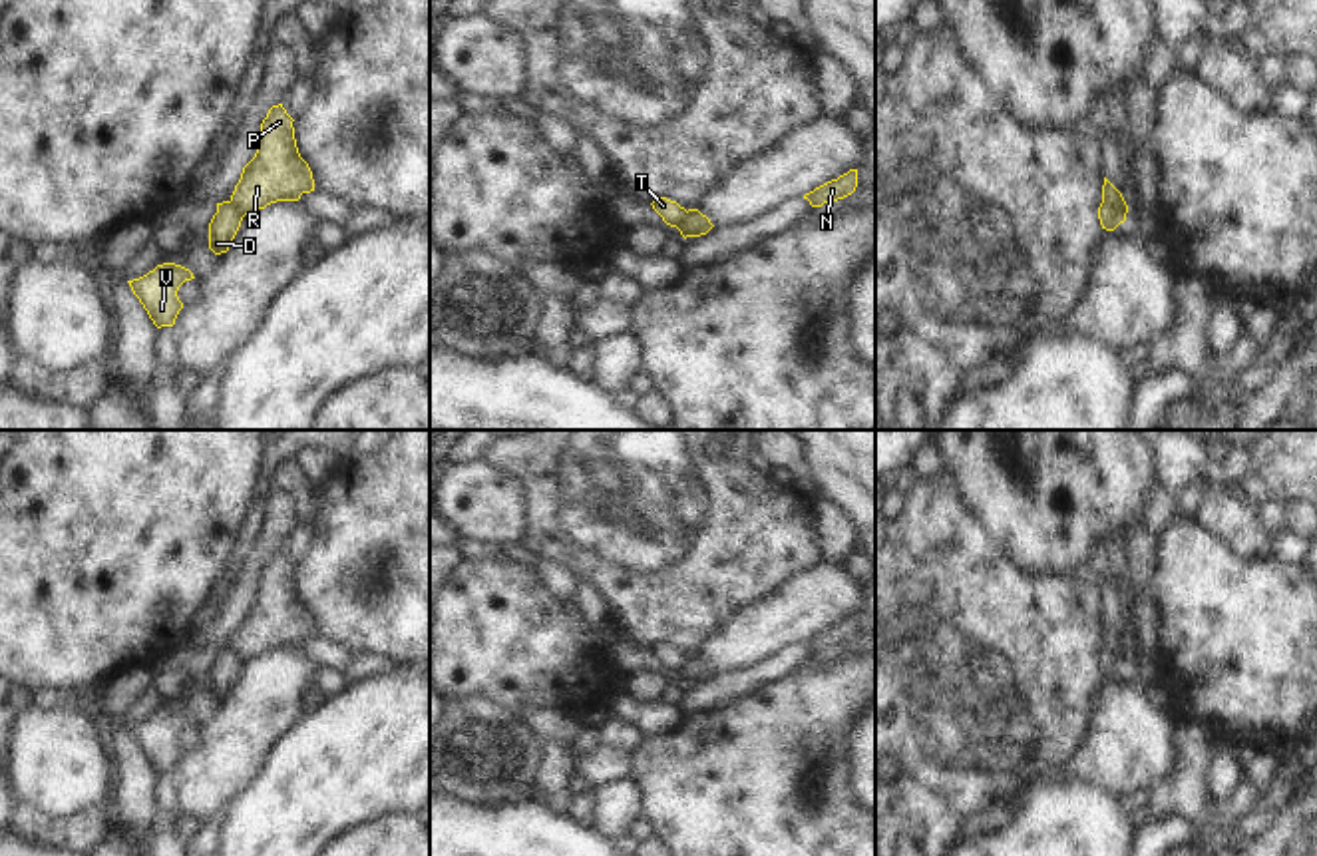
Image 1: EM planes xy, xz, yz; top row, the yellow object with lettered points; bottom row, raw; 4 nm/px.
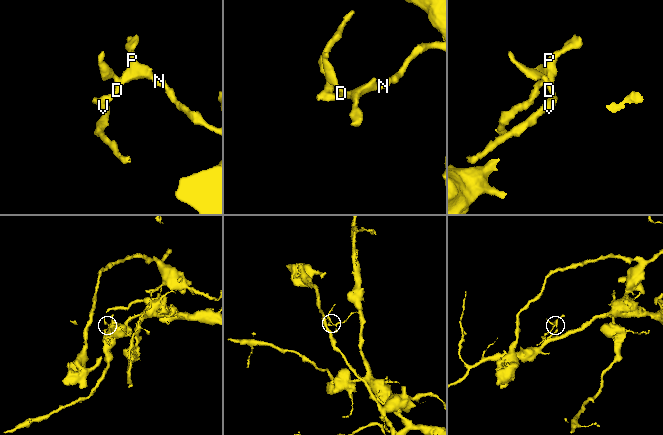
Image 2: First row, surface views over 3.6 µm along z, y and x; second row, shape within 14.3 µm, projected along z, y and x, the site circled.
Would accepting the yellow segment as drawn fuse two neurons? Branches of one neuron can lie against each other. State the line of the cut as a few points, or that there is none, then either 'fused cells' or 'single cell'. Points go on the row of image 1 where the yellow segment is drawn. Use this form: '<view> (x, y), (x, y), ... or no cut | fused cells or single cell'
yz (1103, 202), (1125, 215) | fused cells

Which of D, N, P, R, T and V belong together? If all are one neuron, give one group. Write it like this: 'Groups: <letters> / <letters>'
Groups: D T V / N P R

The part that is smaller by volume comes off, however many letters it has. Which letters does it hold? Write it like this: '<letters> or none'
D, T, V

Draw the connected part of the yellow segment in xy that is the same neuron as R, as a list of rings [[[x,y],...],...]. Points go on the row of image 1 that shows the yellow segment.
[[[282,104],[273,106],[261,123],[257,153],[243,167],[231,201],[243,215],[251,215],[277,201],[298,201],[314,191],[308,163],[300,157],[292,117]]]

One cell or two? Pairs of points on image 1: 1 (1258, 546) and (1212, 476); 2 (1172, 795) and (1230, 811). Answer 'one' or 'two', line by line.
1: one
2: one

